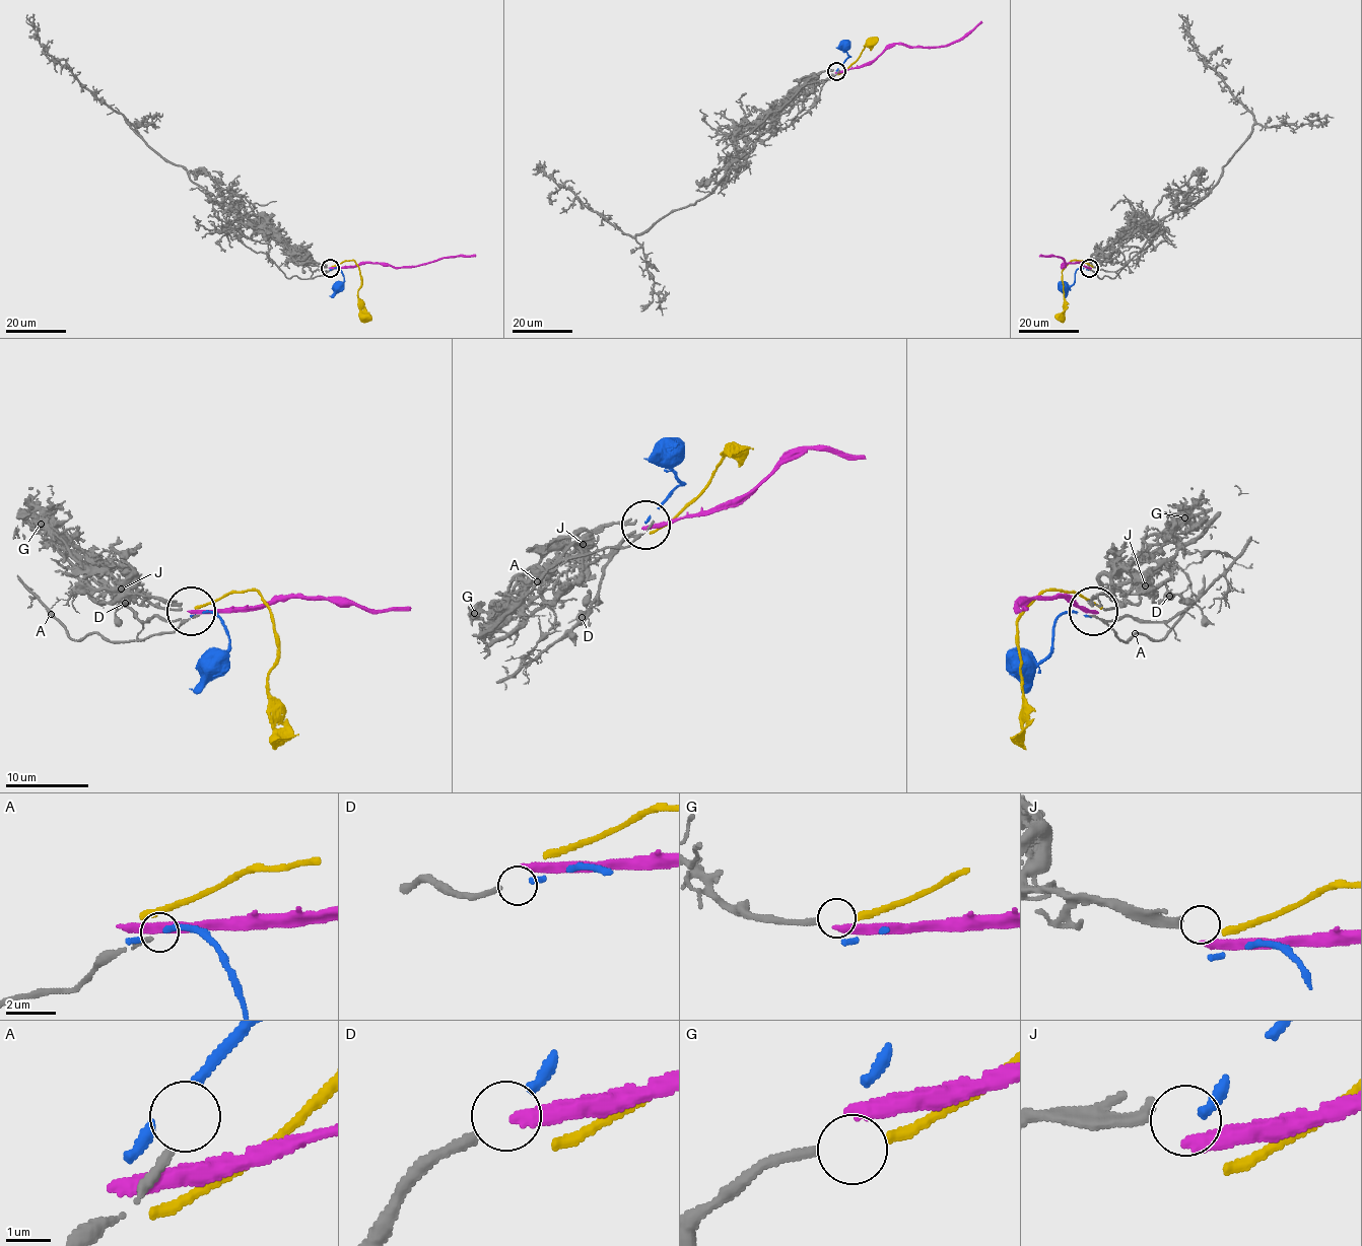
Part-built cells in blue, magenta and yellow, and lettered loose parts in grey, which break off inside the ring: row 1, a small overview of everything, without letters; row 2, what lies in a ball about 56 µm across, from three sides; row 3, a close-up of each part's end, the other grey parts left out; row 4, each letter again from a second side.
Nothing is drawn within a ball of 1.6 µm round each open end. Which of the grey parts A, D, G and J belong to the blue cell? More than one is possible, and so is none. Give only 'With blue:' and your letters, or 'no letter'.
With blue: D

